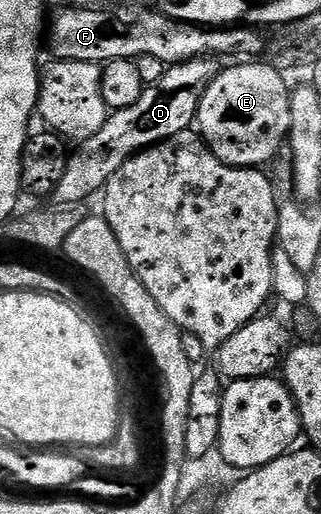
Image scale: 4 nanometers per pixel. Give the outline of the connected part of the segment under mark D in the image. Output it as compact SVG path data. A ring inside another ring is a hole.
M217 57L196 58L171 66L157 85L145 87L142 96L130 108L113 111L100 132L85 141L77 154L75 151L69 157L68 167L62 180L58 180L54 195L56 206L79 207L79 202L86 201L91 194L99 195L108 185L110 176L114 176L133 155L189 129L195 123L206 88L220 74L222 64L219 62Z

